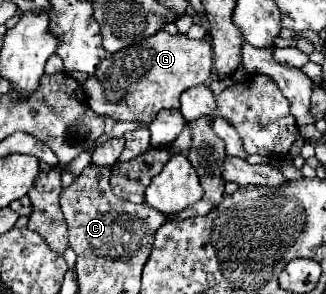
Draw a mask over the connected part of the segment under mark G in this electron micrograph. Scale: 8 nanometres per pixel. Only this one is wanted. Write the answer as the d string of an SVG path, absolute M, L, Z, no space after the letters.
M166 30L156 32L154 36L146 38L144 42L124 48L108 58L102 60L100 68L96 70L96 78L88 78L84 82L84 92L86 92L86 100L88 106L96 112L96 114L108 114L114 120L144 120L144 122L152 122L154 116L158 114L158 110L162 108L178 108L180 102L180 94L192 86L200 86L206 84L210 74L212 74L212 60L214 52L212 52L212 44L210 44L210 36L200 38L200 40L190 40L186 34L168 34Z

